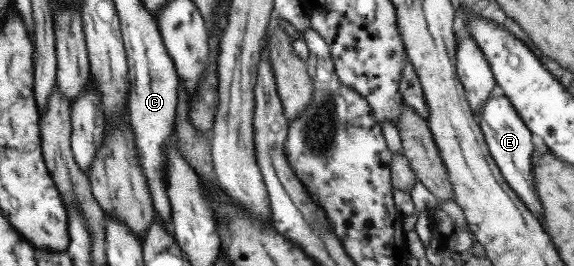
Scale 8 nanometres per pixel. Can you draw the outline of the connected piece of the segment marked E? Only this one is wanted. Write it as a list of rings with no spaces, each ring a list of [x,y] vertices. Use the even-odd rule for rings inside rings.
[[[489,96],[475,119],[483,134],[489,155],[499,168],[504,182],[520,199],[523,206],[535,215],[540,222],[540,214],[543,210],[534,190],[531,169],[531,154],[533,152],[532,142],[530,141],[531,132],[524,126],[522,119],[517,115],[511,102],[506,97]]]

